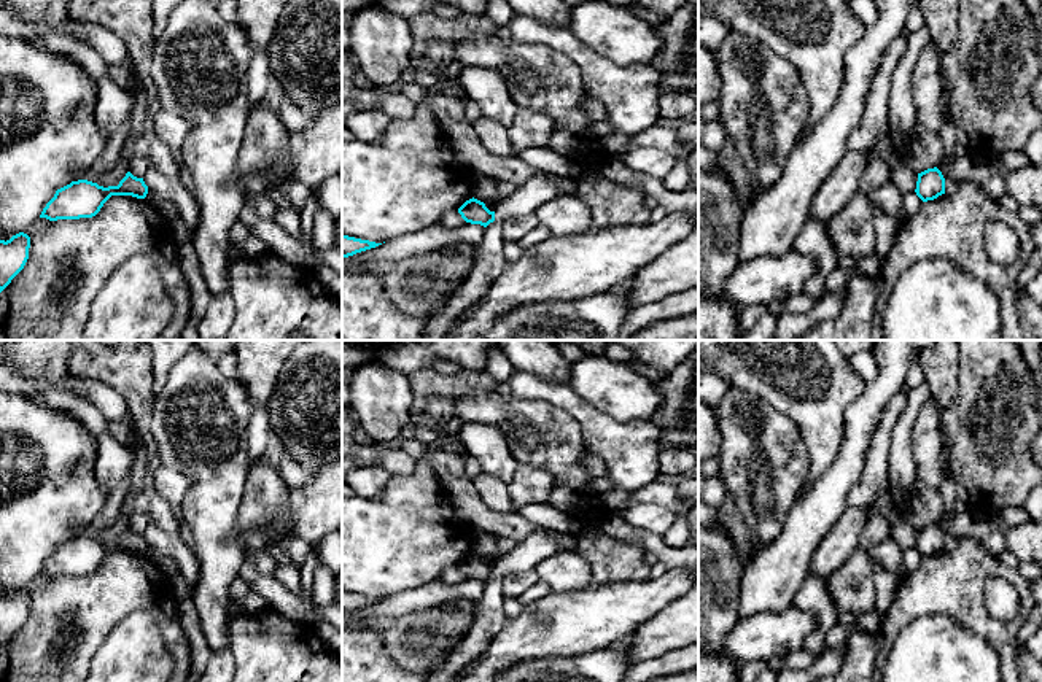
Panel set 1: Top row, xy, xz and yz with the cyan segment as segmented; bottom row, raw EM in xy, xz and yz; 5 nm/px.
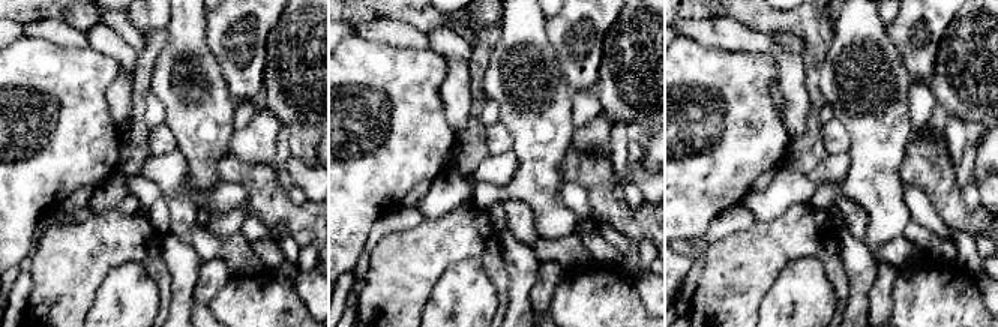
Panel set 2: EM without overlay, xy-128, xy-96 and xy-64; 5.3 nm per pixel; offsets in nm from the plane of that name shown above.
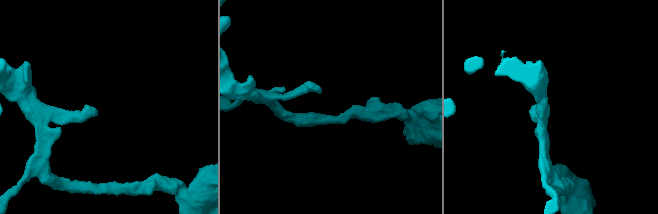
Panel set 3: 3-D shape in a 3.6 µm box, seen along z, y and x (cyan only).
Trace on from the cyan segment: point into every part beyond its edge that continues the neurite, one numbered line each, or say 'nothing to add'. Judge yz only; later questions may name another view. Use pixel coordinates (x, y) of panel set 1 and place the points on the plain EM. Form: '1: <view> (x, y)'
nothing to add

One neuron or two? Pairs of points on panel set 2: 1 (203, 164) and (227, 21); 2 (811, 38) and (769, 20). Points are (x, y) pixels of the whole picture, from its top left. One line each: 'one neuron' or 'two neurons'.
1: two neurons
2: one neuron

